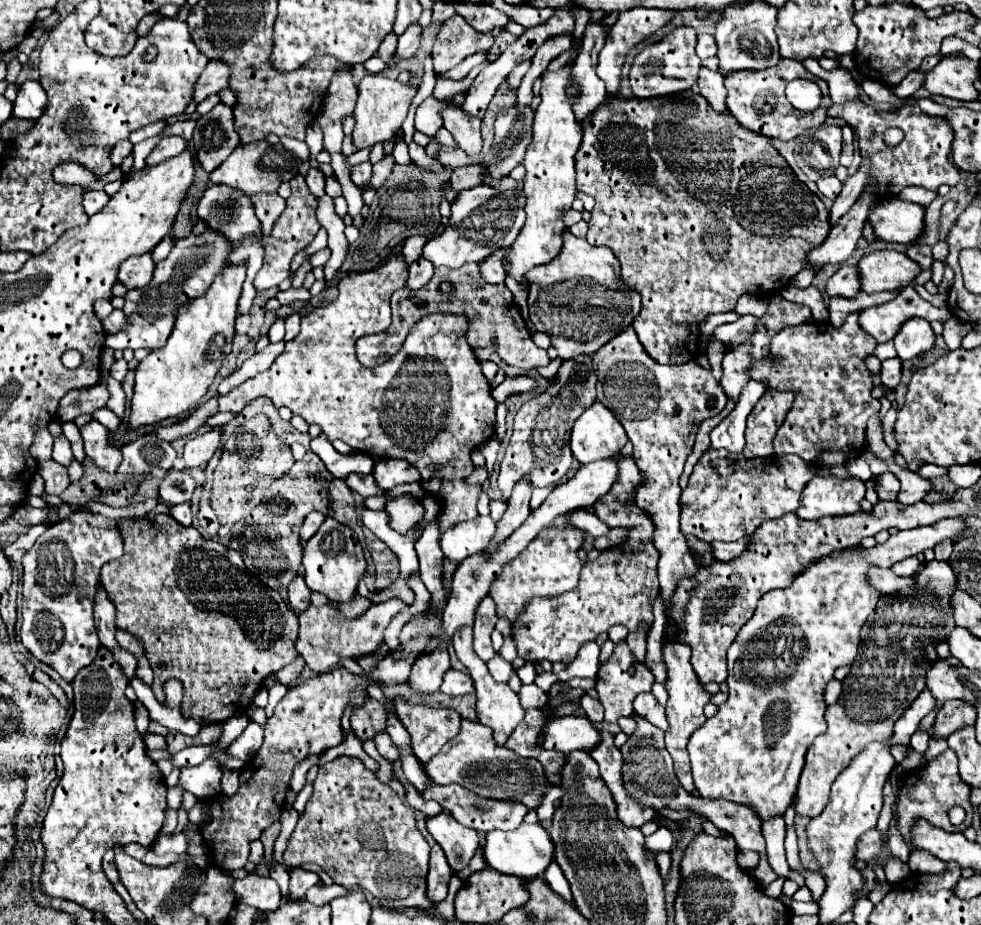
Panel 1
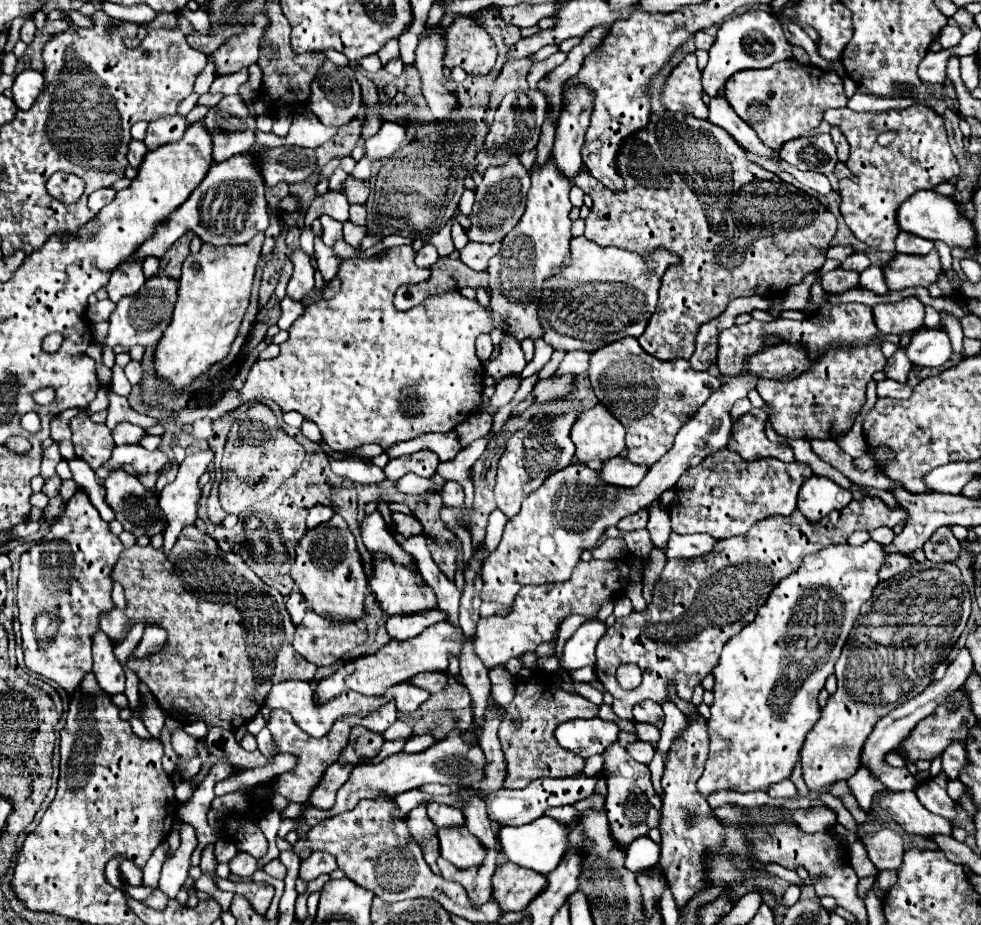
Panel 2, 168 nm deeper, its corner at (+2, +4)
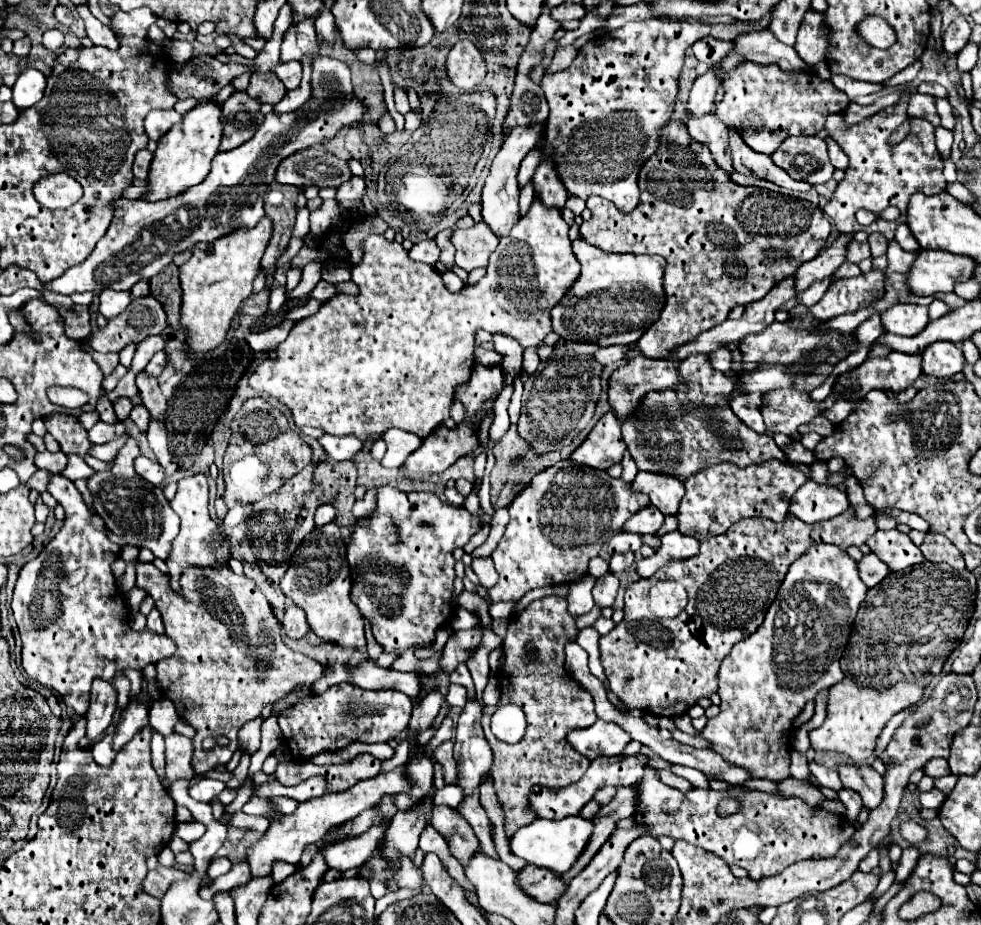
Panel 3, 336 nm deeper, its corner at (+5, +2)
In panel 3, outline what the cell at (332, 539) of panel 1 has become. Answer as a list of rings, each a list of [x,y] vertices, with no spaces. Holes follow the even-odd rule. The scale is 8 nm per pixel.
[[[325,524],[315,528],[301,546],[295,550],[289,570],[283,576],[281,590],[287,598],[299,606],[305,616],[309,628],[325,642],[339,644],[343,648],[355,648],[359,652],[367,650],[365,634],[363,634],[363,616],[357,606],[349,598],[351,590],[351,576],[349,564],[345,558],[345,540],[341,536],[341,528],[337,524]]]

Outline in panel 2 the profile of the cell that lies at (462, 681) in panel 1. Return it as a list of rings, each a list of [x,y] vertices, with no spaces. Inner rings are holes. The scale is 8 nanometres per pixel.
[[[422,672],[420,676],[414,676],[412,682],[428,688],[430,694],[436,694],[448,686],[448,672]]]

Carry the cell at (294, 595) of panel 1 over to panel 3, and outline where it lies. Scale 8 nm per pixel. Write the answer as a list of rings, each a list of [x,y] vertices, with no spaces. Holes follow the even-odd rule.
[[[287,606],[281,624],[283,624],[285,634],[293,640],[301,640],[309,630],[309,624],[305,622],[305,612],[297,606]]]

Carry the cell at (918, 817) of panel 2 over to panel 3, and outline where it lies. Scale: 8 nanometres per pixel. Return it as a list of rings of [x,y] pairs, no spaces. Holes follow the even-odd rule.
[[[839,764],[837,768],[843,788],[855,790],[863,798],[863,806],[873,810],[883,798],[883,776],[877,774],[869,764]]]

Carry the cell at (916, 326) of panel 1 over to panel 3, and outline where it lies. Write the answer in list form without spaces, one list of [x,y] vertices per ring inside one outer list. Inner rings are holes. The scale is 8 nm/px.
[[[935,342],[929,350],[923,350],[923,372],[935,378],[949,378],[963,372],[965,358],[957,344]]]

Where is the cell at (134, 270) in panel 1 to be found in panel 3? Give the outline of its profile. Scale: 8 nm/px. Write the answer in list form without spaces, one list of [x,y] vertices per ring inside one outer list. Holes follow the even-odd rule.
[[[103,290],[99,294],[99,312],[105,318],[113,318],[113,316],[121,314],[125,310],[125,306],[129,306],[129,302],[131,302],[131,294],[129,292]]]

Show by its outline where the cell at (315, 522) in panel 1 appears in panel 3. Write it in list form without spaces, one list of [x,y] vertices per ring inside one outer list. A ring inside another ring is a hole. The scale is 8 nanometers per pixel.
[[[325,504],[325,506],[321,506],[321,508],[317,510],[317,514],[315,514],[315,522],[317,522],[317,526],[325,526],[325,524],[333,522],[335,516],[337,516],[335,508],[333,508],[331,504]]]

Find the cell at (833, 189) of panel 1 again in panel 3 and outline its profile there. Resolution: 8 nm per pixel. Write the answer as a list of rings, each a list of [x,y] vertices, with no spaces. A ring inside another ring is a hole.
[[[729,130],[729,154],[733,158],[735,170],[739,170],[739,172],[753,174],[757,178],[769,180],[787,190],[811,190],[811,186],[807,182],[797,182],[783,168],[775,166],[771,156],[749,150],[749,146],[745,146],[743,138],[735,130]]]

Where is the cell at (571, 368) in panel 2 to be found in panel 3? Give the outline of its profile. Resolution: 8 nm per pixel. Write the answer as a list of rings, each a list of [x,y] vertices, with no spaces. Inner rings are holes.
[[[625,344],[625,346],[607,346],[607,348],[599,348],[597,350],[597,360],[601,364],[613,364],[617,360],[623,360],[627,350],[631,350],[633,346],[631,344]]]

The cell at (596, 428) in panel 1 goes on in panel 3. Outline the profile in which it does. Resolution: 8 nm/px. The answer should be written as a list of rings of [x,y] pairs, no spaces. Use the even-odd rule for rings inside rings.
[[[607,412],[589,432],[587,440],[573,452],[571,460],[593,466],[597,470],[607,470],[623,460],[625,448],[627,446],[621,436],[621,424],[613,412]]]

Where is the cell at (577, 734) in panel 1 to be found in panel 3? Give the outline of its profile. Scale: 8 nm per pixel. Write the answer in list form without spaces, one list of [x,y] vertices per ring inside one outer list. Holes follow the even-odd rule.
[[[601,720],[585,730],[569,732],[569,744],[589,760],[599,756],[619,756],[629,742],[631,736],[625,730]]]

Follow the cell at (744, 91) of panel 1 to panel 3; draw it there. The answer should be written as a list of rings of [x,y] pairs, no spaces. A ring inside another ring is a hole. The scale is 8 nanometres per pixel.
[[[743,62],[737,68],[723,74],[725,96],[715,106],[717,118],[727,126],[735,128],[743,142],[761,154],[773,154],[781,142],[789,136],[815,136],[825,128],[827,114],[841,114],[849,98],[837,90],[831,82],[817,78],[813,72],[791,76],[777,66],[761,66]]]

